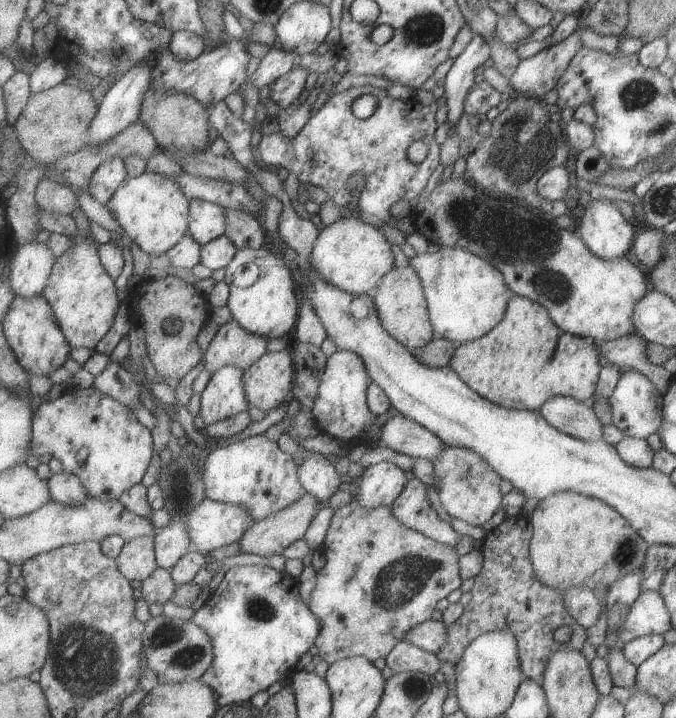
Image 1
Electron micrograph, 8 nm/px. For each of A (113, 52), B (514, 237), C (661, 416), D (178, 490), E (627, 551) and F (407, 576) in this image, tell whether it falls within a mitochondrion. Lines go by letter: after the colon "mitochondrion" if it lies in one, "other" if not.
A: mitochondrion
B: mitochondrion
C: other
D: mitochondrion
E: mitochondrion
F: mitochondrion

